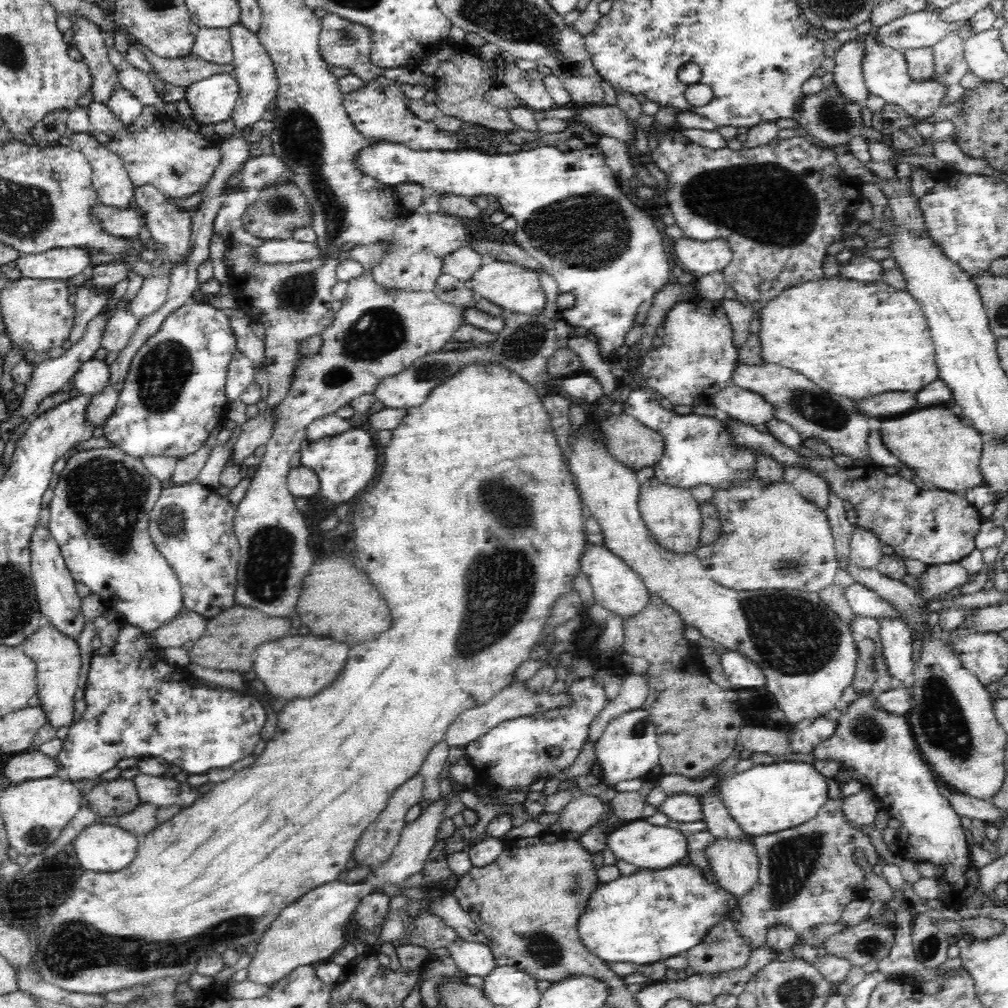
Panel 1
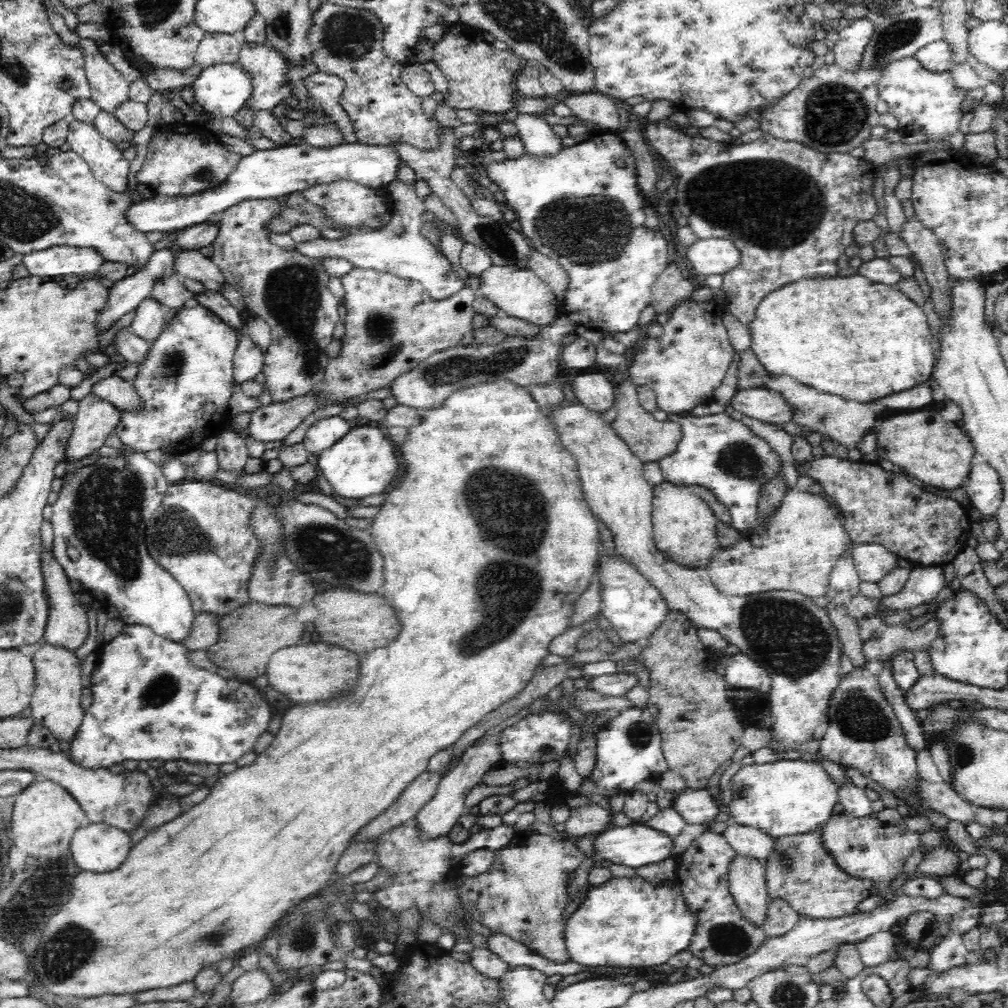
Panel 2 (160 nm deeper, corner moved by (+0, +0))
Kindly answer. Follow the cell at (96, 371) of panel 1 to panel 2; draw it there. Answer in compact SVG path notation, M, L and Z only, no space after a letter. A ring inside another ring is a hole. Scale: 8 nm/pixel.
M116 372L106 378L100 378L92 384L90 393L98 396L105 402L114 403L120 412L126 409L137 409L141 403L134 393L131 382L126 382Z

